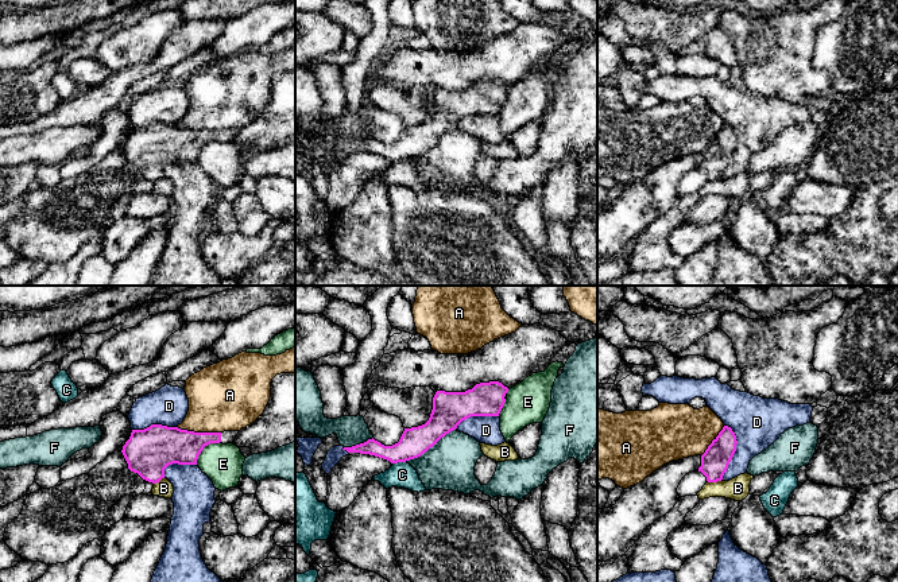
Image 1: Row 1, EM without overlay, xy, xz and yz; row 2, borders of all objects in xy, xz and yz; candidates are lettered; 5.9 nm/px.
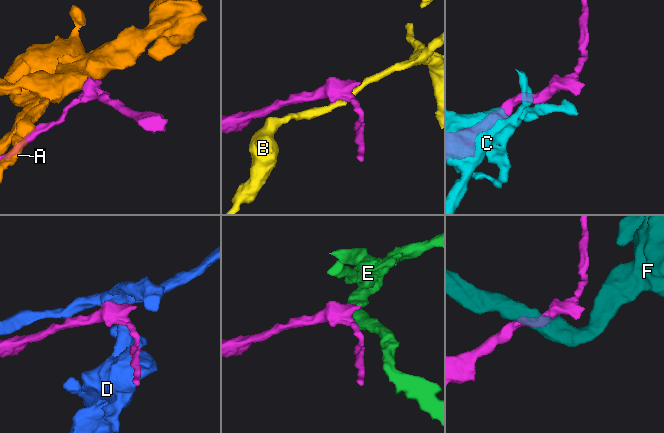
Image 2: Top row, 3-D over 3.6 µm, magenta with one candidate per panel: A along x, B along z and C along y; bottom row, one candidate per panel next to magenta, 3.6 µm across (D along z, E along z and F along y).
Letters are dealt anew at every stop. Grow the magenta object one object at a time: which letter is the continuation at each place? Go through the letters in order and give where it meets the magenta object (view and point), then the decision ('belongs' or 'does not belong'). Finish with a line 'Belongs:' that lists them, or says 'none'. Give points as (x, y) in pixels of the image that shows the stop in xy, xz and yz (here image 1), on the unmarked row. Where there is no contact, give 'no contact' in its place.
A: contact xy (198, 131); does not belong
B: contact yz (713, 179); does not belong
C: contact xz (398, 159); does not belong
D: contact yz (734, 151); does not belong
E: contact xy (202, 147); does not belong
F: contact xz (429, 146); does not belong
Belongs: none

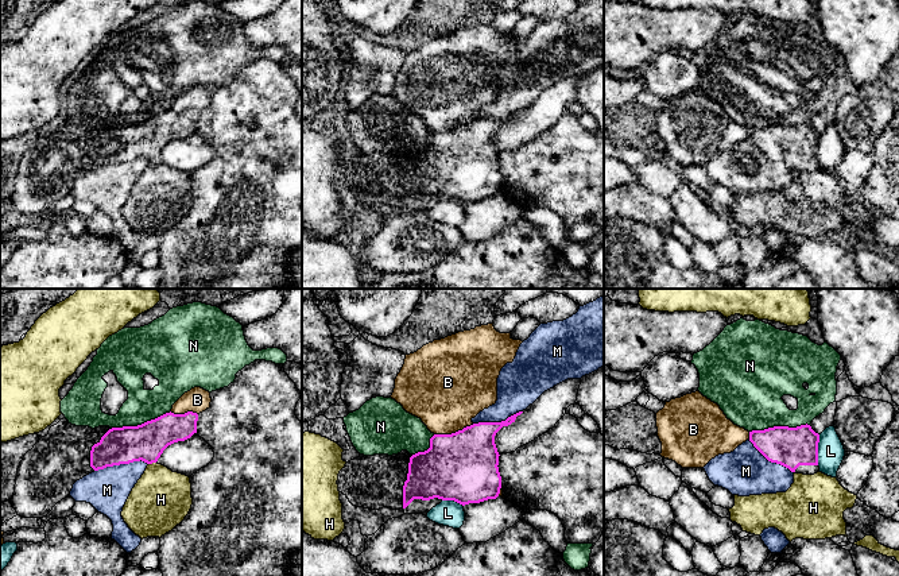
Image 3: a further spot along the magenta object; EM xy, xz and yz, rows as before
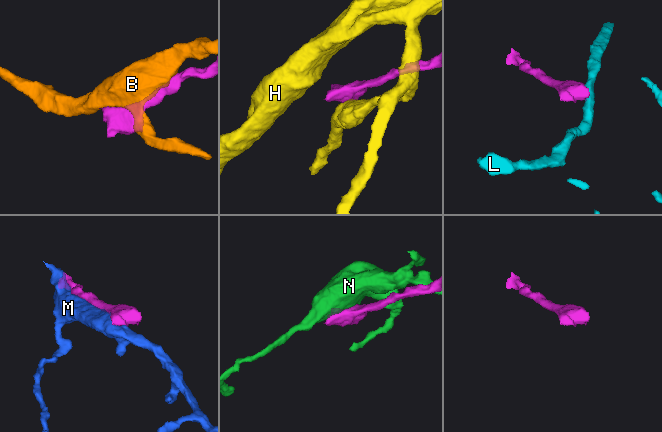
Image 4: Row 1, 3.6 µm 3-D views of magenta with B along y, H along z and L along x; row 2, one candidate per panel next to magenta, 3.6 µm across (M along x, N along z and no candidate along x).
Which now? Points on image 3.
B: contact xz (453, 131); does not belong
H: contact xy (151, 161); does not belong
L: contact yz (817, 147); does not belong
M: contact xy (120, 161); does not belong
N: contact yz (779, 124); does not belong
Belongs: none

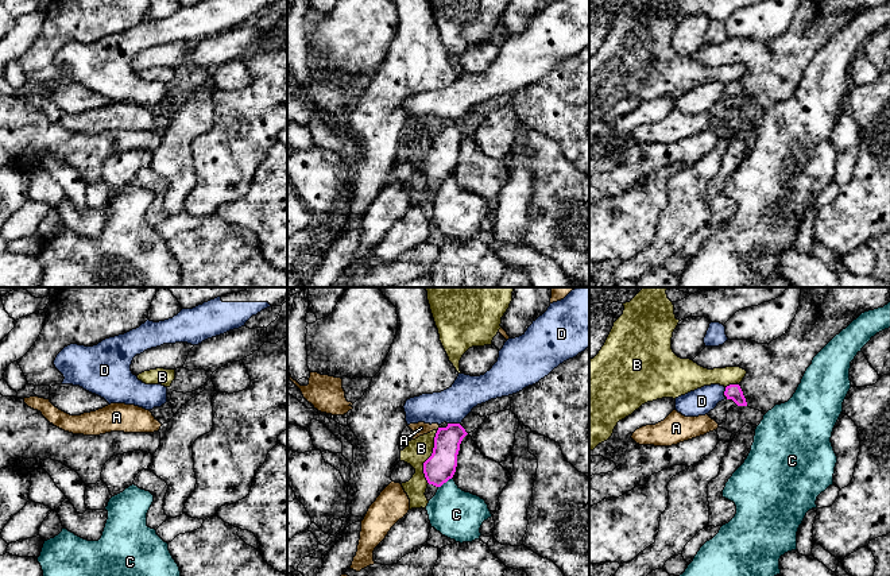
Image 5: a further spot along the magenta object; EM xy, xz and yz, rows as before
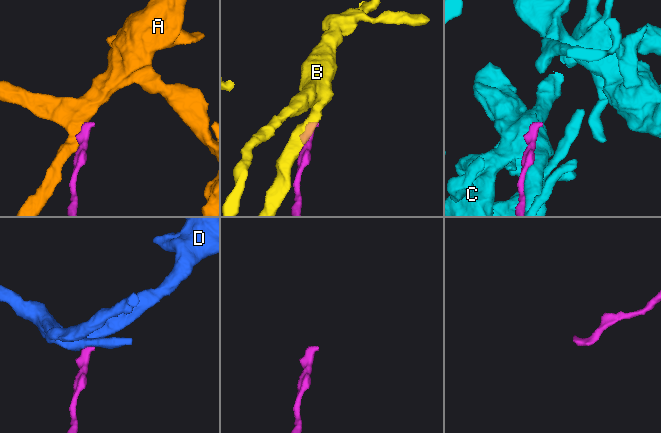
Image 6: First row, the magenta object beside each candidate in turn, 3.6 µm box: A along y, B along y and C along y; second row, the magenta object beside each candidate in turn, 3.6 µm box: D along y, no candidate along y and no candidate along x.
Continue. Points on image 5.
A: contact xz (438, 127); does not belong
B: contact xz (429, 155); does not belong
C: contact xz (445, 180); does not belong
D: contact xz (453, 122); does not belong
Belongs: none

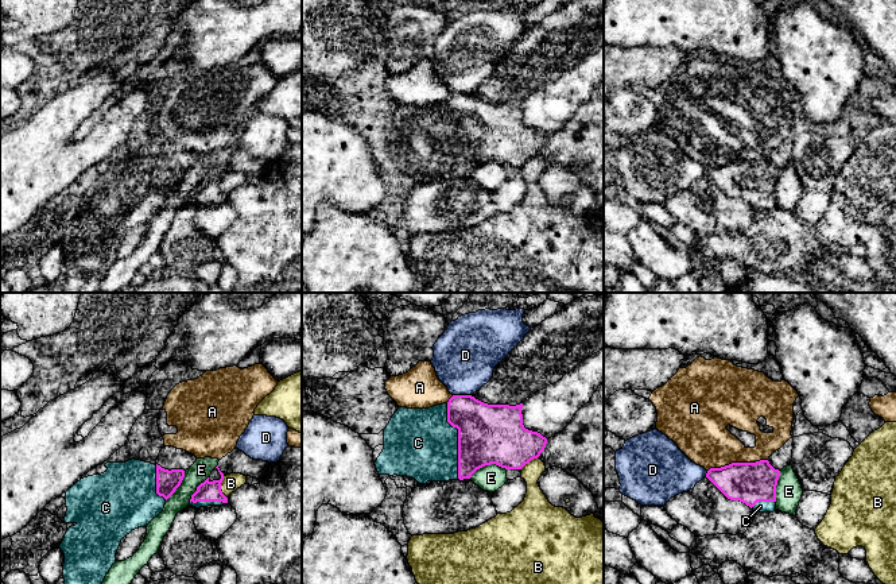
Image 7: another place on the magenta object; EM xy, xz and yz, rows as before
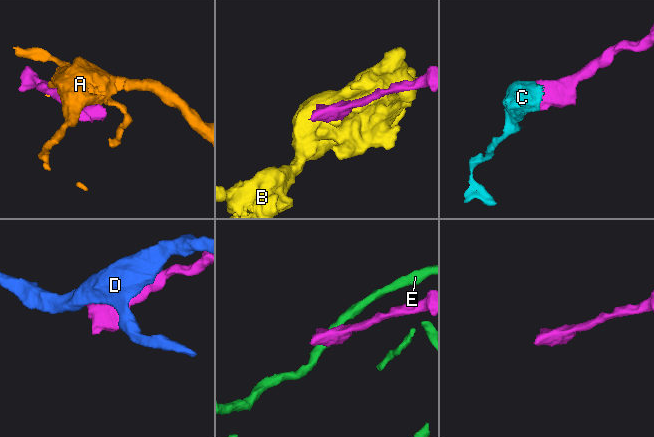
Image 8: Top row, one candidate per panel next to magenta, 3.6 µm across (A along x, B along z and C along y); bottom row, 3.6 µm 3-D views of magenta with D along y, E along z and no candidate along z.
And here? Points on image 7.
A: contact yz (737, 161); does not belong
B: contact xy (220, 185); does not belong
C: contact xz (458, 138); belongs
D: contact xz (462, 93); does not belong
E: contact xz (487, 162); does not belong
Belongs: C

